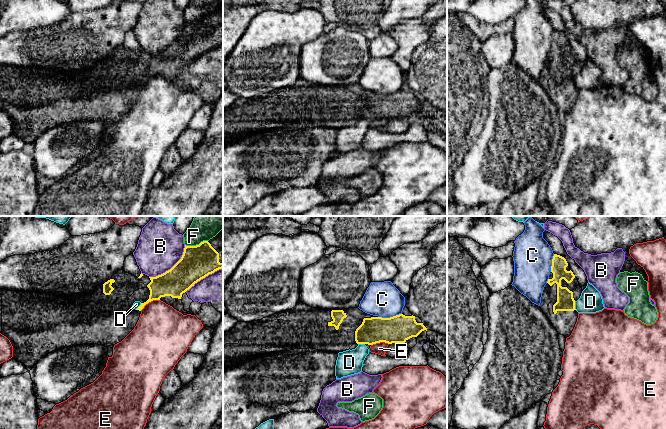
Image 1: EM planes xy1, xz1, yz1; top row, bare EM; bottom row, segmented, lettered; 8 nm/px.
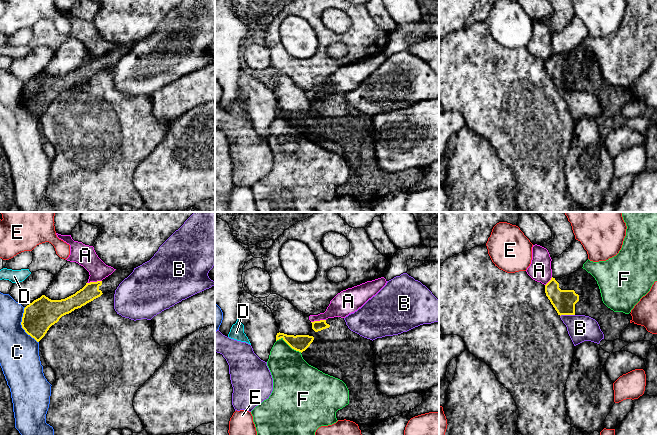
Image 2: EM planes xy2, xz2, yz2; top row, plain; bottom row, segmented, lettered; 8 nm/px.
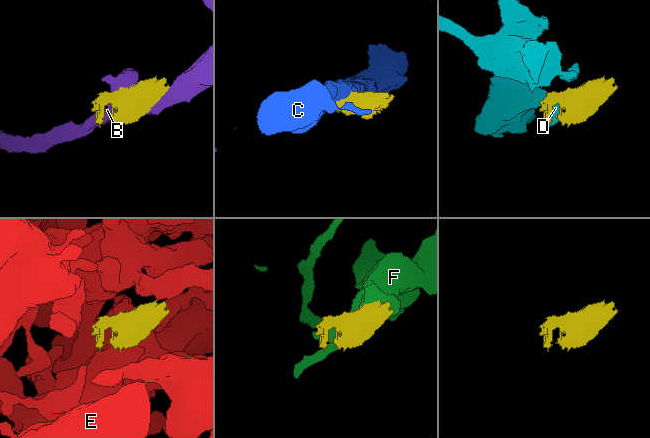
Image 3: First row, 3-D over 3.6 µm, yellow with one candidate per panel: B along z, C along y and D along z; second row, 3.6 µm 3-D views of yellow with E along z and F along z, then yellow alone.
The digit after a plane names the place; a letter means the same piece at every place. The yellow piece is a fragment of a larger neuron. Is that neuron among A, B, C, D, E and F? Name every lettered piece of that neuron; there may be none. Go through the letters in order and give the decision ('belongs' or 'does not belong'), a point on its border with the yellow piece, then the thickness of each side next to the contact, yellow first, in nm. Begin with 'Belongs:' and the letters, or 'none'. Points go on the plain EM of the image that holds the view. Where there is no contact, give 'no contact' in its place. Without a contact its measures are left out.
Belongs: none
A: does not belong; meets yellow in xy2 at (94, 58); 140 nm thick on the yellow side, 170 nm on the other
B: does not belong; meets yellow in xy1 at (172, 43); 260 nm thick on the yellow side, 360 nm on the other
C: does not belong; meets yellow in xy2 at (22, 102); 240 nm thick on the yellow side, 320 nm on the other
D: does not belong; meets yellow in yz1 at (574, 81); 140 nm thick on the yellow side, 190 nm on the other
E: does not belong; meets yellow in xy1 at (149, 77); 220 nm thick on the yellow side, 400 nm on the other
F: does not belong; meets yellow in xz2 at (289, 121); 130 nm thick on the yellow side, 320 nm on the other

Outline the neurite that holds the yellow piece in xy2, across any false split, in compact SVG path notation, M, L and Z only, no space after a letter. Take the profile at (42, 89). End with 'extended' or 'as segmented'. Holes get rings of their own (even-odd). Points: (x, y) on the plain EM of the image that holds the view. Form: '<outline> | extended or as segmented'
M134 44L116 45L102 57L86 59L82 65L65 75L51 76L42 71L24 84L22 104L39 118L49 104L57 99L62 92L81 84L107 67L114 68L133 46Z | extended

